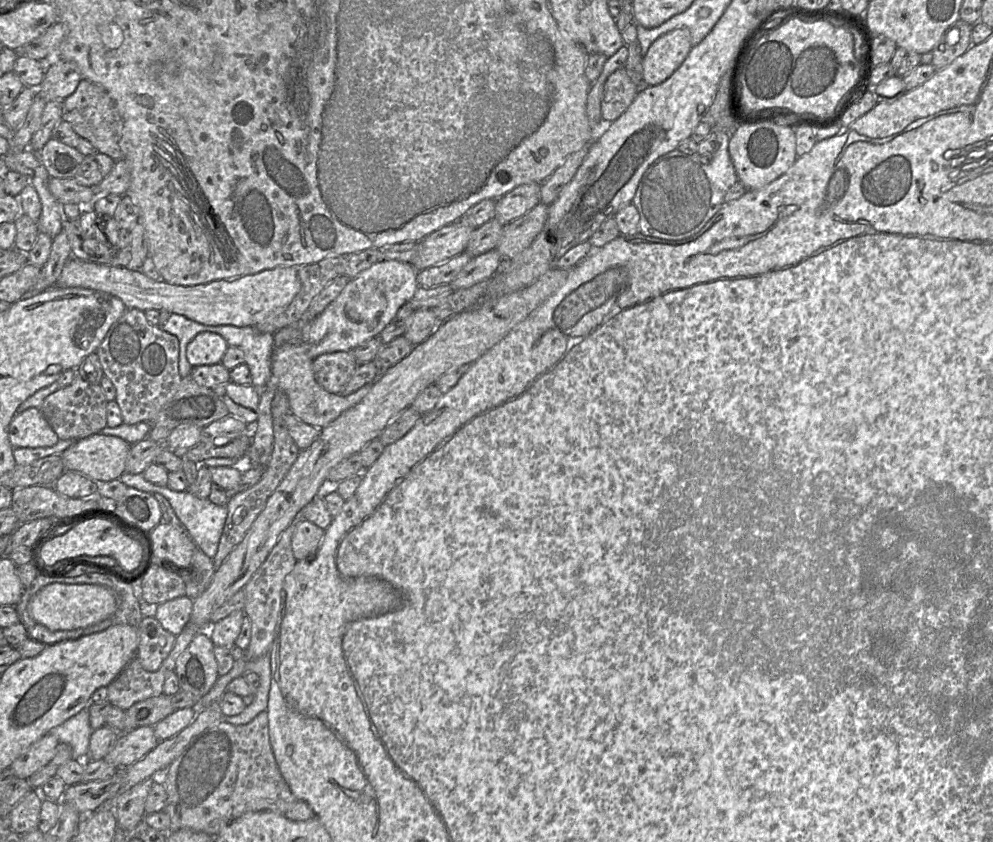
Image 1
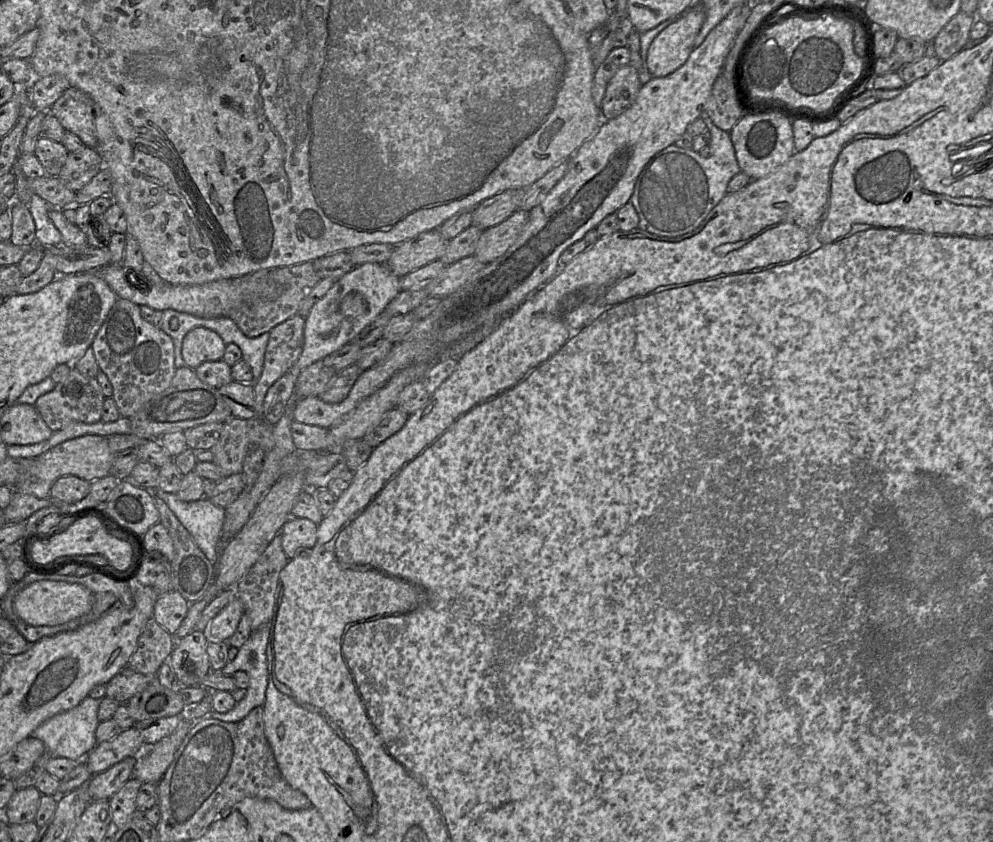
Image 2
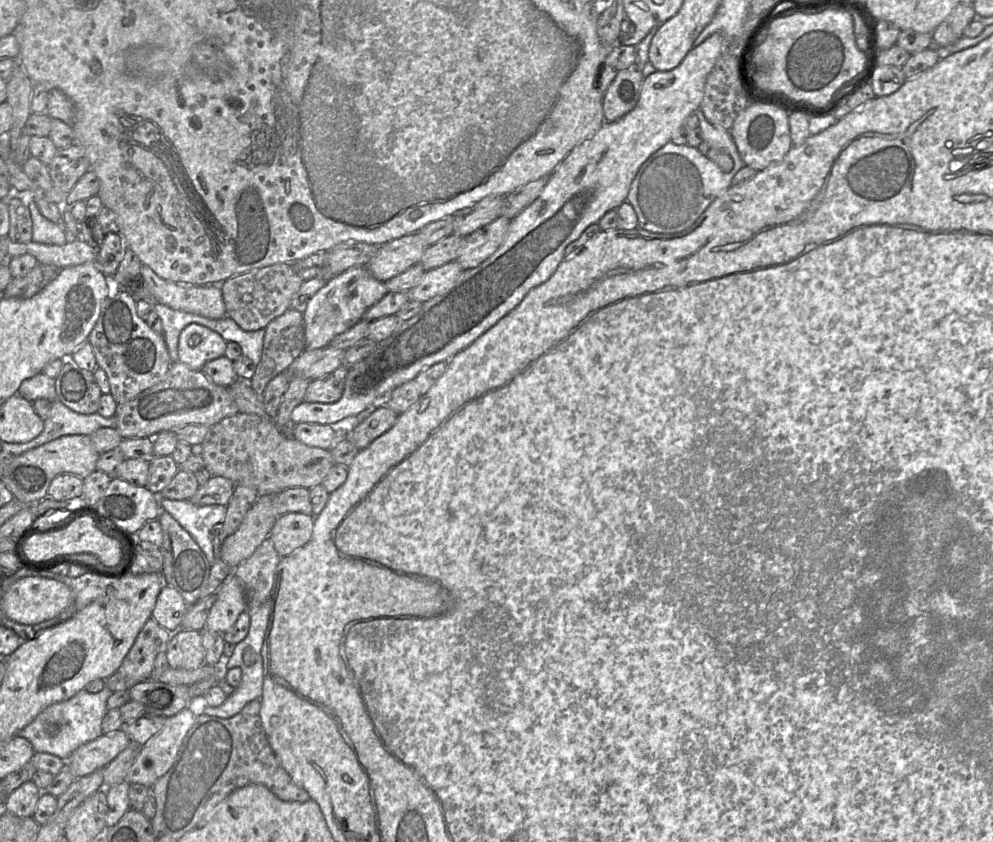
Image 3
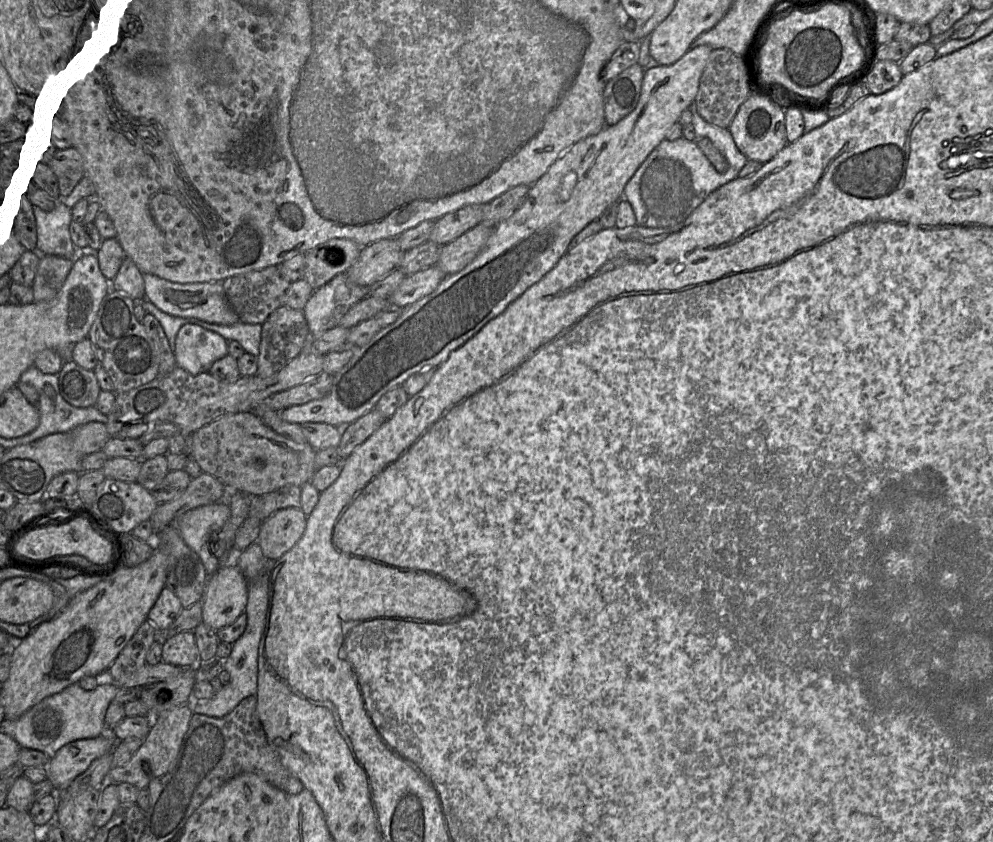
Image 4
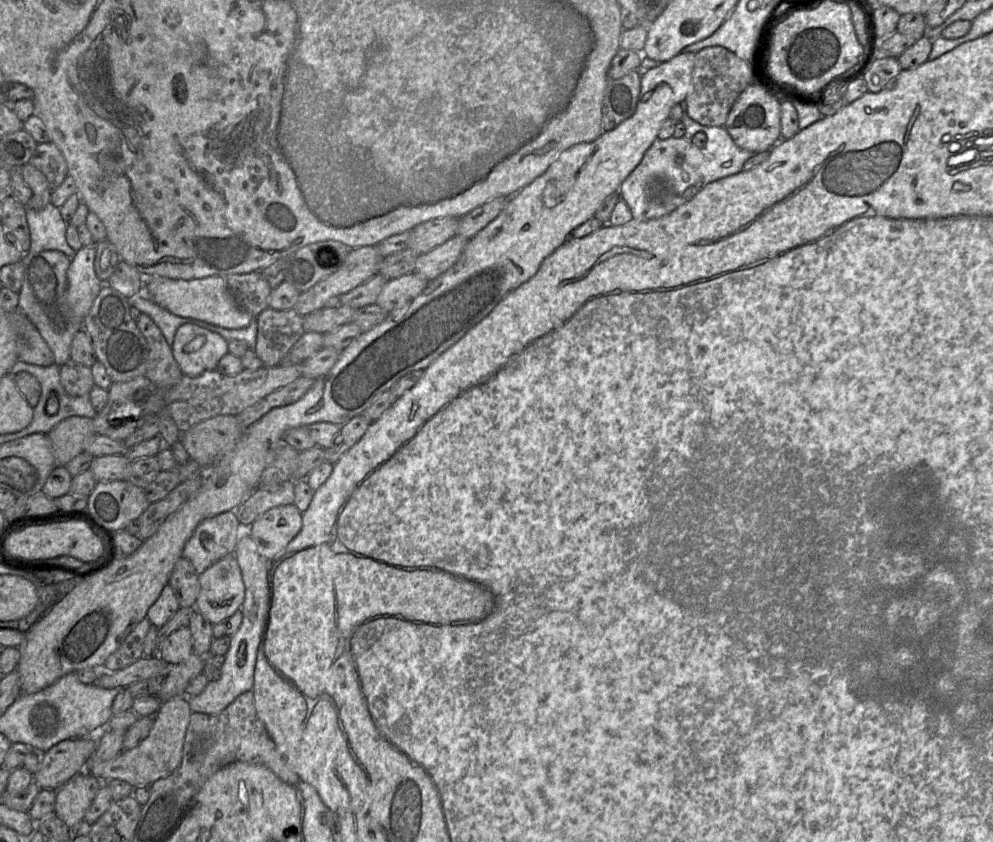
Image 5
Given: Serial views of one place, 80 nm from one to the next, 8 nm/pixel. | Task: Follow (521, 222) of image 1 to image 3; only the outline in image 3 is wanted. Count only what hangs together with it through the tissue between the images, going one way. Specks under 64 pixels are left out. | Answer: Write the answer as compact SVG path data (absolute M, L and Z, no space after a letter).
M500 216L464 237L455 261L461 265L463 270L480 265L499 248L510 221L507 217Z

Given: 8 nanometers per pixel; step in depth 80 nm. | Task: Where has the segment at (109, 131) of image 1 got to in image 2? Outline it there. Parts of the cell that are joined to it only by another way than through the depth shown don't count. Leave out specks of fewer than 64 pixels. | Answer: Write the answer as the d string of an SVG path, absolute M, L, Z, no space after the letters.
M69 87L51 106L50 114L58 119L65 130L77 135L87 147L97 148L96 106L87 93Z

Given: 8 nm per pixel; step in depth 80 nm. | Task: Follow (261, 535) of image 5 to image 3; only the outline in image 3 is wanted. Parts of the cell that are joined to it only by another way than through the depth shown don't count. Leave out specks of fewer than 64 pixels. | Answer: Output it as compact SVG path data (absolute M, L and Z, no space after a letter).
M286 513L277 518L268 538L281 558L286 557L309 542L313 526L312 515Z

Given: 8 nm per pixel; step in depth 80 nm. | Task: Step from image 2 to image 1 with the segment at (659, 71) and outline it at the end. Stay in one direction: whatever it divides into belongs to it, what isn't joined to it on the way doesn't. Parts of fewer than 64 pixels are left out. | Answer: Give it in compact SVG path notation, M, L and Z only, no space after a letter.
M677 28L657 38L643 57L643 80L655 86L668 79L692 48L687 28Z

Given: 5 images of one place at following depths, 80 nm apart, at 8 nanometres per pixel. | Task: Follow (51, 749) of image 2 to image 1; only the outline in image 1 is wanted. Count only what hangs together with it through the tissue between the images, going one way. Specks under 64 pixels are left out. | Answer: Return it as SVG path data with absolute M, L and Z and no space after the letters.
M87 706L61 725L54 727L49 733L55 736L60 743L71 747L74 760L88 758L90 738L94 731L91 728L89 717L89 706Z

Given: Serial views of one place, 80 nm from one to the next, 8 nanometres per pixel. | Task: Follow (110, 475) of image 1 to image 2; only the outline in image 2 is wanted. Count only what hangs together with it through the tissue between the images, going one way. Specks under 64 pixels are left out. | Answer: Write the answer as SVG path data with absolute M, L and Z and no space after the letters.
M84 435L62 442L37 456L31 468L31 475L14 487L14 491L34 495L37 498L50 497L53 482L61 476L73 475L89 482L110 475L115 453L108 444L108 438L101 435Z

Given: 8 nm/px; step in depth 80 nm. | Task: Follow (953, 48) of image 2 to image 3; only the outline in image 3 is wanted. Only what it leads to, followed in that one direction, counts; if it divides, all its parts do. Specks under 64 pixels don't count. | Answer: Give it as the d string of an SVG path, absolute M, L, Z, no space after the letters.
M960 2L932 33L933 44L937 48L948 46L963 36L965 28L974 20L973 5Z

